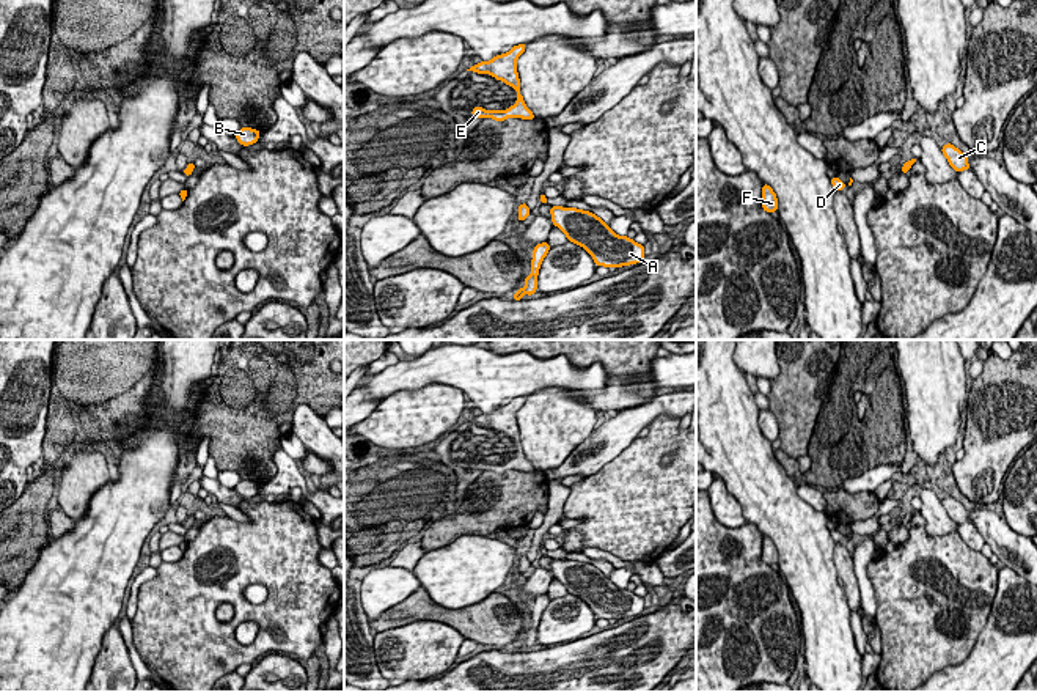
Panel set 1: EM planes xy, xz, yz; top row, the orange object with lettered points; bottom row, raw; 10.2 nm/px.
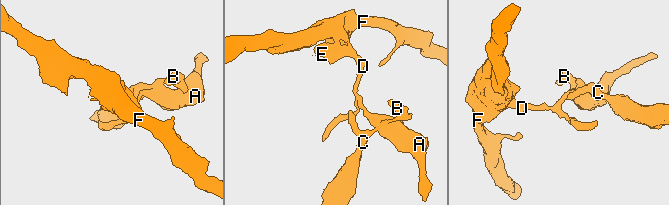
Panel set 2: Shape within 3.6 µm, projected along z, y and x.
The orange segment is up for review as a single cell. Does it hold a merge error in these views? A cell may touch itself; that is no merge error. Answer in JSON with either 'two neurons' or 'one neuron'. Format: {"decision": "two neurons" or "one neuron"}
{"decision": "two neurons"}

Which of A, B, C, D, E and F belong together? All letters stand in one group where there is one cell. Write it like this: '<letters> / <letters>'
A B C / D E F

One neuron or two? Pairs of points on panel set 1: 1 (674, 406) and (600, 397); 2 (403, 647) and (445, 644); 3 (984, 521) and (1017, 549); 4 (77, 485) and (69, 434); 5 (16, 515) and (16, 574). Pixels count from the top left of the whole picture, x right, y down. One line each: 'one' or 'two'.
1: two
2: one
3: one
4: two
5: one

